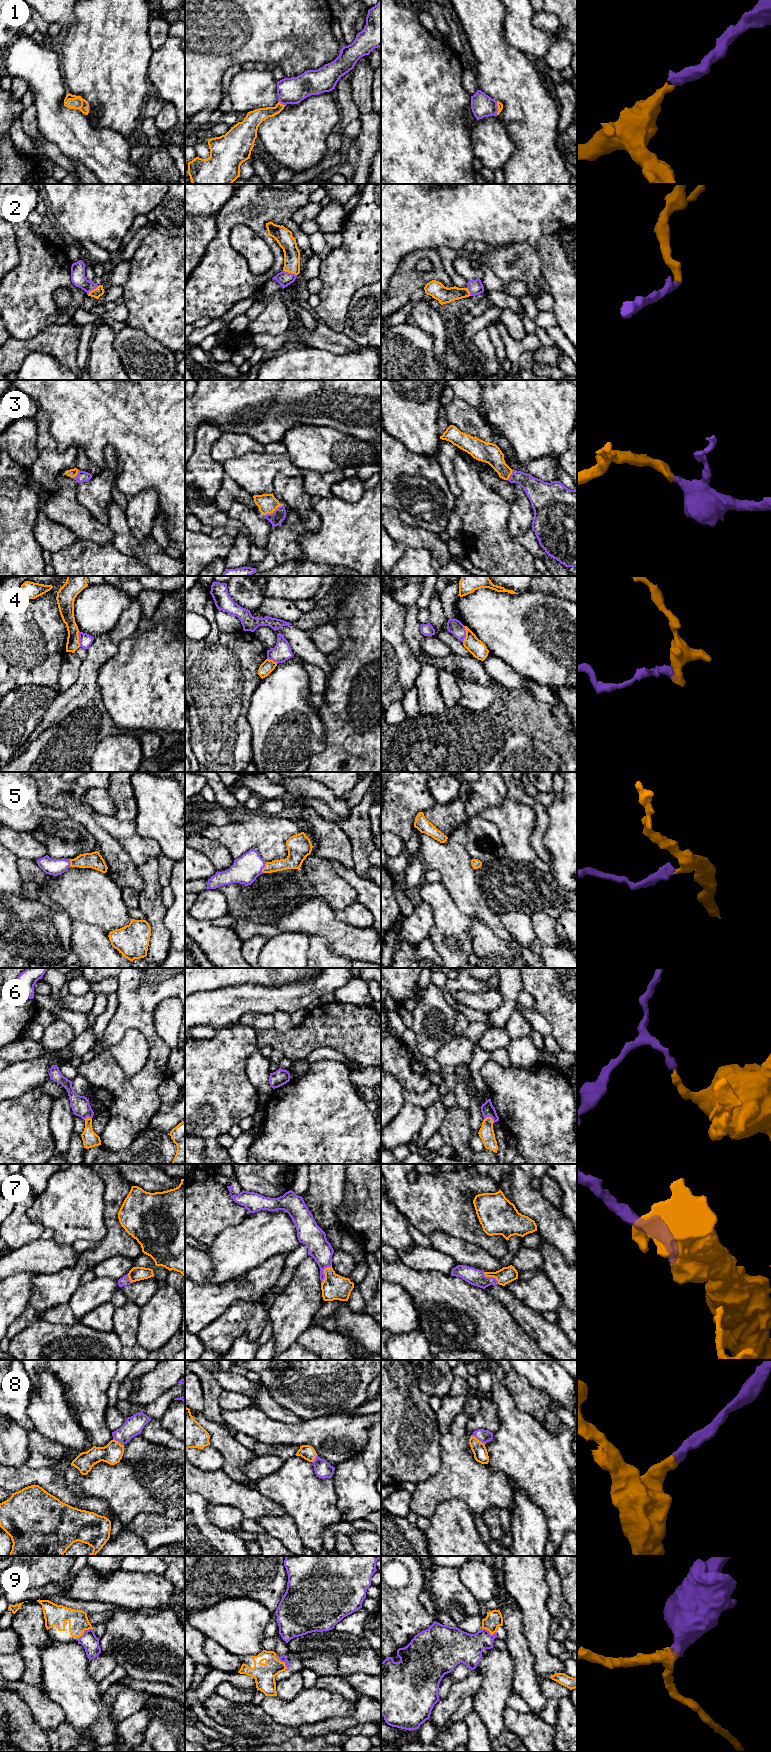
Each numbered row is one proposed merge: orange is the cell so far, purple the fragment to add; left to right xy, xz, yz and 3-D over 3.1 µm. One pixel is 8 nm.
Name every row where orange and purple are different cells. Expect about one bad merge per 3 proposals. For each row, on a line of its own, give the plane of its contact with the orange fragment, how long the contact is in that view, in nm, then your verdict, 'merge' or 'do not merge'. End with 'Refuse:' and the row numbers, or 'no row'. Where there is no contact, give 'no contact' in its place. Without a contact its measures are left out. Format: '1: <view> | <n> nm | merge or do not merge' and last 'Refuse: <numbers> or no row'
1: xz | 70 nm | merge
2: xz | 120 nm | merge
3: xz | 160 nm | merge
4: xy | 130 nm | merge
5: xz | 90 nm | merge
6: yz | 90 nm | merge
7: xz | 170 nm | merge
8: yz | 130 nm | merge
9: xy | 140 nm | merge
Refuse: no row

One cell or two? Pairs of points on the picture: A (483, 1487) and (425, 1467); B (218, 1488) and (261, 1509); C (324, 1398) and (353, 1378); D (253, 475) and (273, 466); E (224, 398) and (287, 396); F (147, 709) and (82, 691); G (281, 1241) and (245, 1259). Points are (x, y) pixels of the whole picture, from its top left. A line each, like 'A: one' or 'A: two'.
A: two
B: one
C: one
D: one
E: one
F: two
G: one

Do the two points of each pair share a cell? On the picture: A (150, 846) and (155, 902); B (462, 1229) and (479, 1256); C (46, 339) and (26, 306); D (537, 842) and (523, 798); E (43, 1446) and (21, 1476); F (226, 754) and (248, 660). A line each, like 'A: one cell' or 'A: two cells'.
A: two cells
B: two cells
C: two cells
D: one cell
E: two cells
F: one cell

